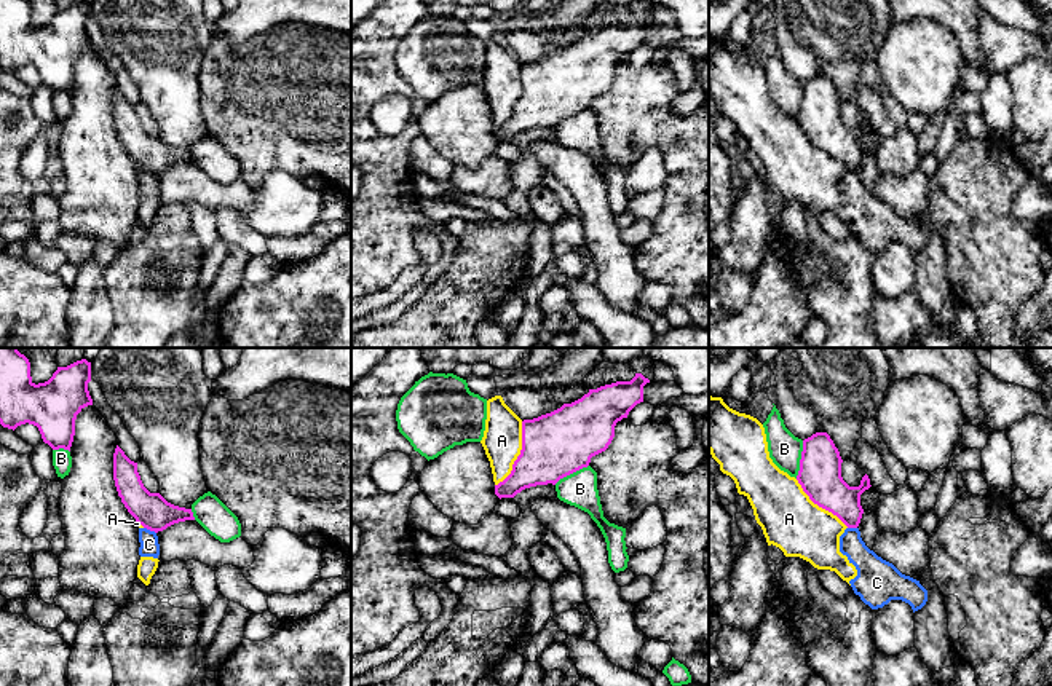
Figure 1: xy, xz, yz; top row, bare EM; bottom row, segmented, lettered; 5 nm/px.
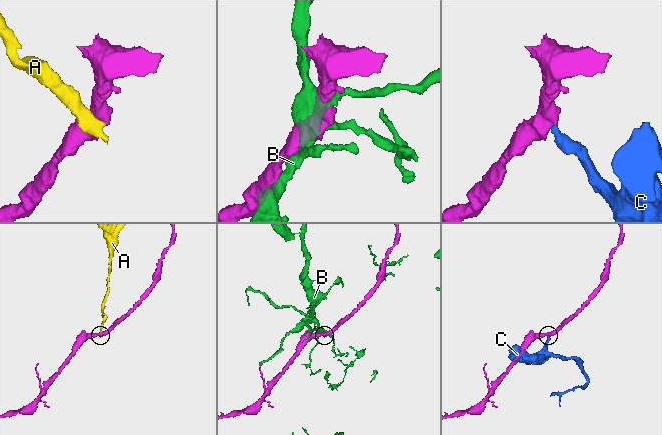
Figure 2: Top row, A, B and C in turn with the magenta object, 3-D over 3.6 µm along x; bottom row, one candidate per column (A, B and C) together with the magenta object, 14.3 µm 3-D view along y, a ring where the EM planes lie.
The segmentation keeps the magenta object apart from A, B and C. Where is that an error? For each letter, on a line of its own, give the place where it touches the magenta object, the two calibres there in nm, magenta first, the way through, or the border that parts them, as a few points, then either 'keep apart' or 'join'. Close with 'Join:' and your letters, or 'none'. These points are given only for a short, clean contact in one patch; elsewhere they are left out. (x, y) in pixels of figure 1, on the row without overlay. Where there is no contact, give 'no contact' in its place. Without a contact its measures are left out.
A: meets magenta in xz at (519, 98); 320 nm thick on the magenta side, 200 nm on the other; keep apart
B: meets magenta in yz at (800, 102); 220 nm thick on the magenta side, 160 nm on the other; keep apart
C: meets magenta in xy at (150, 173); 180 nm thick on the magenta side, 100 nm on the other; border along xy (144, 169), (155, 176); keep apart
Join: none

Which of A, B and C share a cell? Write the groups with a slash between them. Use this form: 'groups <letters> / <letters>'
groups A C / B

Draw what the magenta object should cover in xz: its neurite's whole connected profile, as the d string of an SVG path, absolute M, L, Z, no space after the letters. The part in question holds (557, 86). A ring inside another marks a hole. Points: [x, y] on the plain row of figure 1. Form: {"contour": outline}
{"contour": "M635 16L631 24L589 32L581 41L564 46L560 51L533 62L522 64L522 93L512 107L511 116L495 128L495 137L514 140L525 131L536 128L556 128L560 121L587 110L591 101L605 94L615 80L615 69L640 45L643 45L643 29L650 26L642 16Z"}

